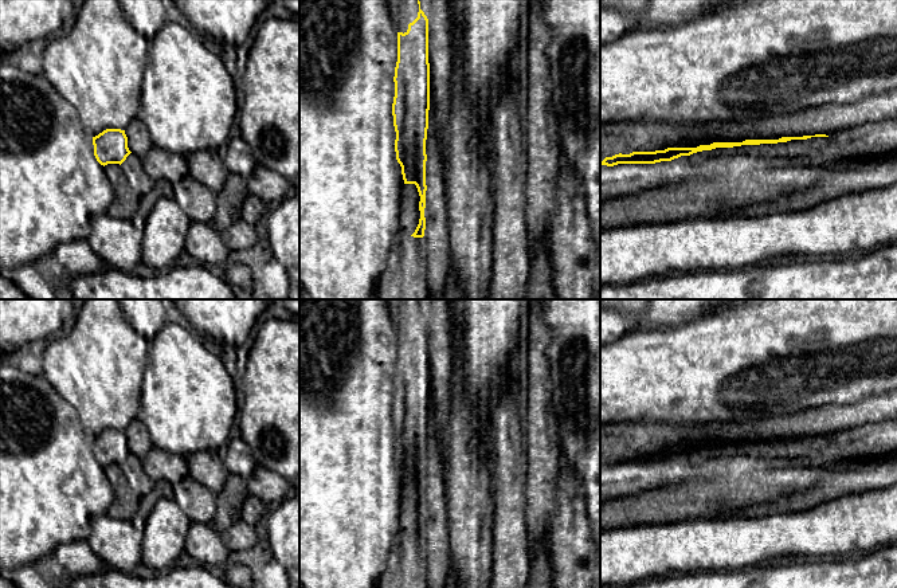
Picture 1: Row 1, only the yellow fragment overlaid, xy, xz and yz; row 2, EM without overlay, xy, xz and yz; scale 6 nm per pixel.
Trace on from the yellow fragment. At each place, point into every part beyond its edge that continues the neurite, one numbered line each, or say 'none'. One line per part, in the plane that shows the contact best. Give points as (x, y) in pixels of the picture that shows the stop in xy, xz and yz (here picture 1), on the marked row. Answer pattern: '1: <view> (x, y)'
1: xz (407, 11)

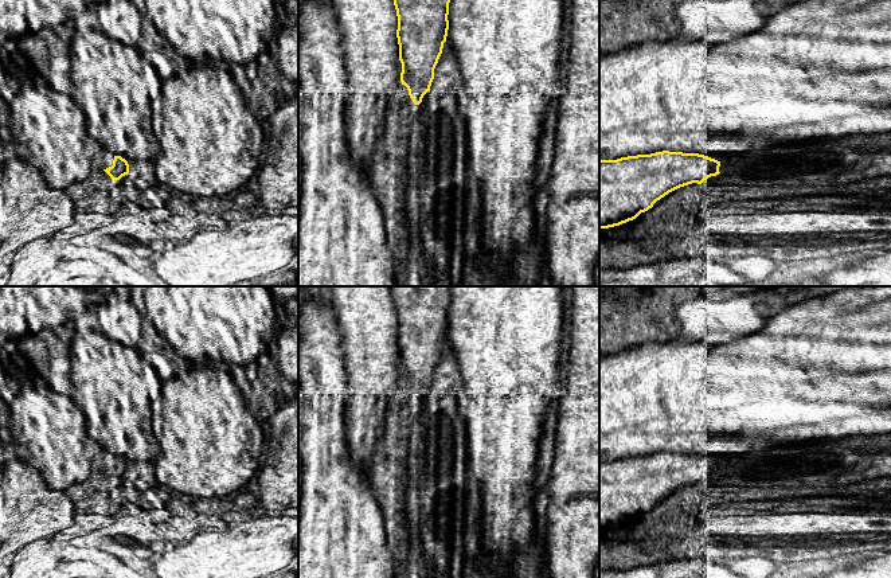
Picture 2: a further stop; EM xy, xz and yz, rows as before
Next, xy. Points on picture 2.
1: xy (105, 159)

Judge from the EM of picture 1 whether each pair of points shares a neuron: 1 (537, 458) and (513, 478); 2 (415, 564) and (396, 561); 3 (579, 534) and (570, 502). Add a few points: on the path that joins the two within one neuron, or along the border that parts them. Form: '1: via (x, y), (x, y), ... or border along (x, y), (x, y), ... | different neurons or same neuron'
1: border along (525, 436), (525, 501) | different neurons
2: via (411, 564), (400, 561) | same neuron
3: via (571, 526), (570, 510) | same neuron

